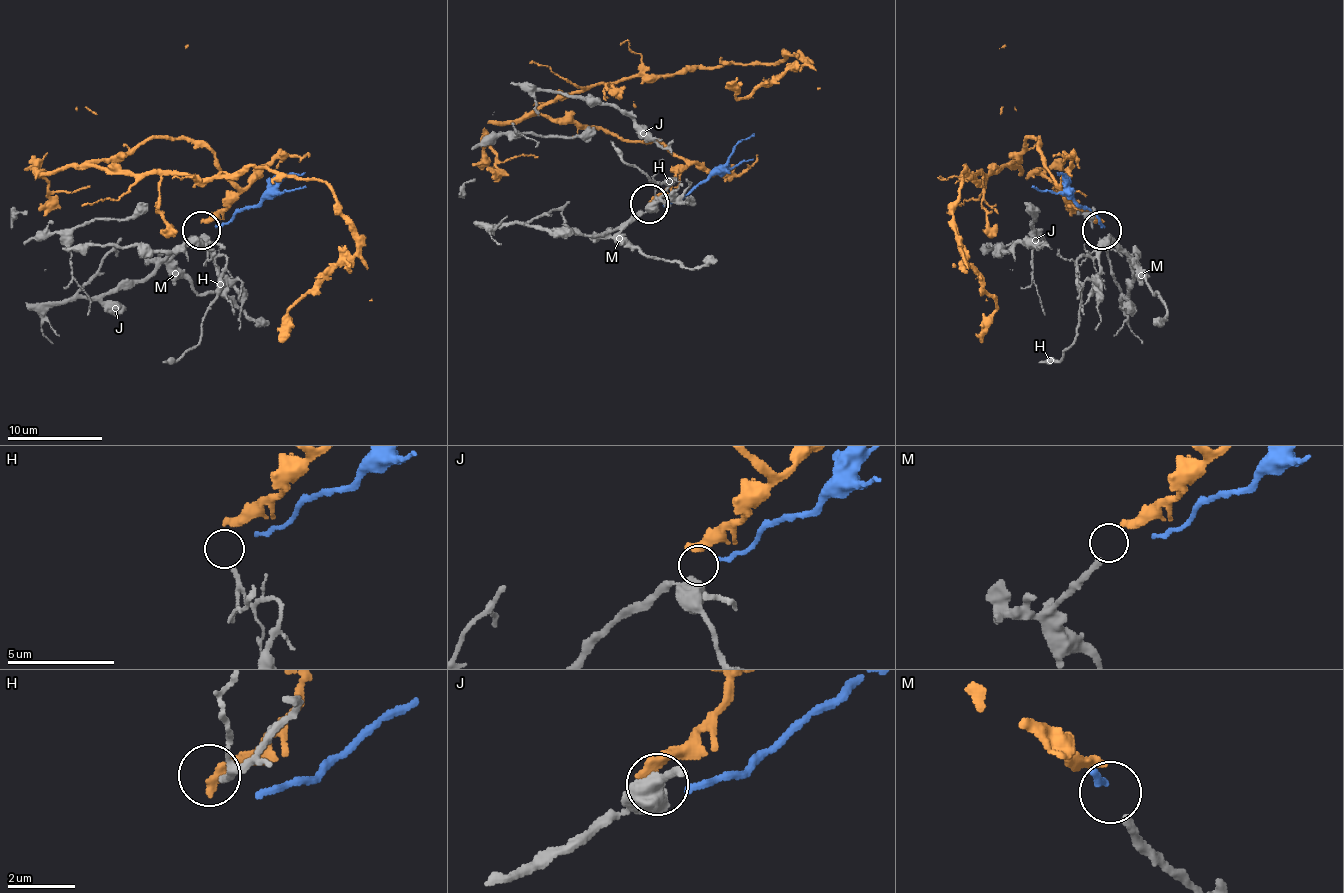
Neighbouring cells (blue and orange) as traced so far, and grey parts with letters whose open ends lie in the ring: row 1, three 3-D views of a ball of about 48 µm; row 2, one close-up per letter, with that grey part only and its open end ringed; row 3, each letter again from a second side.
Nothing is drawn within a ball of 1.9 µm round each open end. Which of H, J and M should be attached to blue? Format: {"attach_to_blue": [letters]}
{"attach_to_blue": ["J"]}

